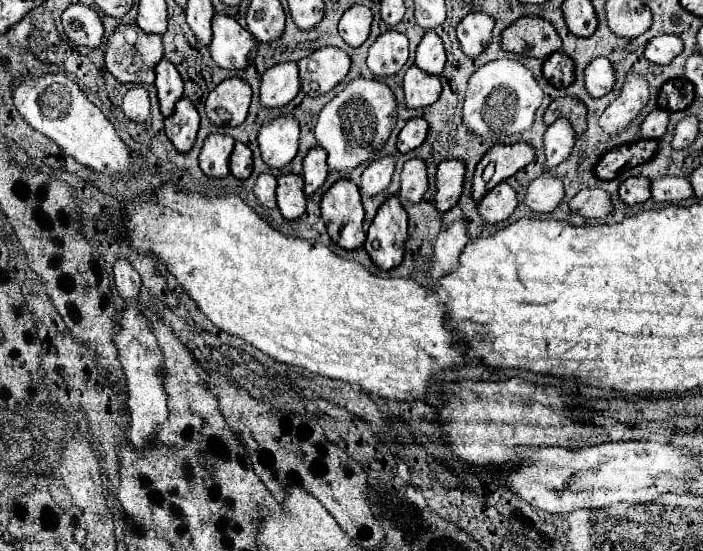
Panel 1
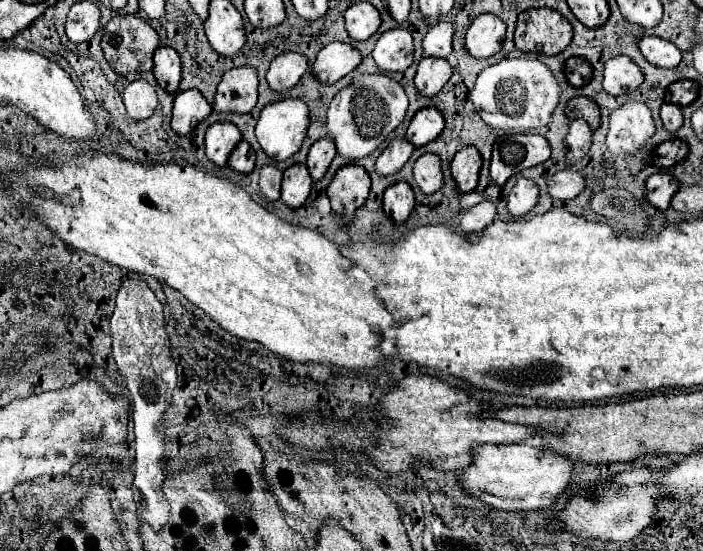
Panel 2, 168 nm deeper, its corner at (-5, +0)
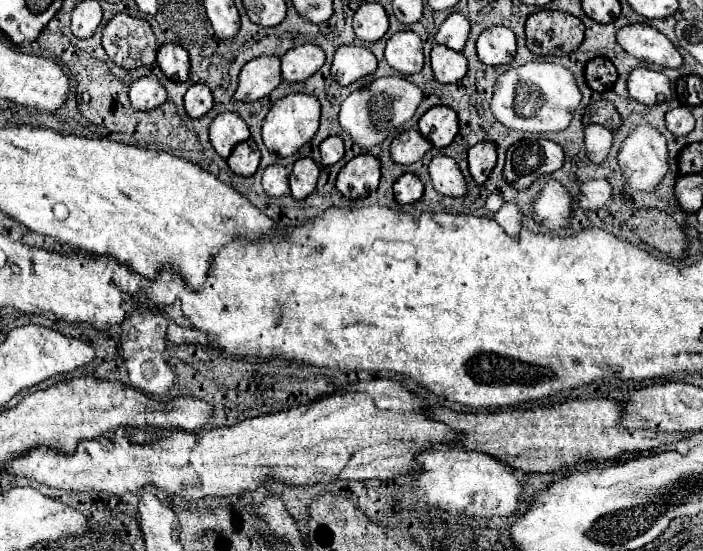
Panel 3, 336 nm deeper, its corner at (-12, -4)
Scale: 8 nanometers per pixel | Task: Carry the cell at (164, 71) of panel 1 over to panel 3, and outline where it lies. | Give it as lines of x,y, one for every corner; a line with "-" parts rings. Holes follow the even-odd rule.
164,44
156,54
156,62
160,70
174,82
186,82
190,72
188,52
178,44

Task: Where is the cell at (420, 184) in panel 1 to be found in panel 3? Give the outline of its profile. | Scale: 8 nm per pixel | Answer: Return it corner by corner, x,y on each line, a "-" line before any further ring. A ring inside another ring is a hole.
434,156
430,162
430,178
434,188
446,196
466,196
468,186
458,168
458,164
450,156

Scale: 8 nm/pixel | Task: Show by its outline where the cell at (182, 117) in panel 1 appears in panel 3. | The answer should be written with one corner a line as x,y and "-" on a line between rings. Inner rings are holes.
206,84
190,86
188,92
184,94
184,104
186,104
186,112
190,118
202,118
214,106
210,88

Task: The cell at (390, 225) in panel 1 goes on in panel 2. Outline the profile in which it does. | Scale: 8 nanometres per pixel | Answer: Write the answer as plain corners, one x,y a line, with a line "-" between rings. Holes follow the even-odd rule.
397,182
385,190
383,210
395,224
403,224
411,216
413,206
415,206
415,196
407,182

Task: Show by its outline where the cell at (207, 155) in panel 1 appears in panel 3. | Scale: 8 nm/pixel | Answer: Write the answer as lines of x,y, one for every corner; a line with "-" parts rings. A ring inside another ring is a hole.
232,112
218,114
214,118
214,122
210,124
210,142
224,160
230,156
230,152
234,150
236,144
240,144
248,138
250,138
250,132
248,132
246,122

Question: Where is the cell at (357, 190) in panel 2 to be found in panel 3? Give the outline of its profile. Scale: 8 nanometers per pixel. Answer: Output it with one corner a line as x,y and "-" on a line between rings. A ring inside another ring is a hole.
372,154
354,156
338,174
336,188
346,198
362,198
376,190
380,180
380,160

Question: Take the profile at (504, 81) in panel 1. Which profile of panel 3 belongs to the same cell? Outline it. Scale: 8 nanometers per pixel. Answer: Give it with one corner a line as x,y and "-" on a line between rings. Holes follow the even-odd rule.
528,62
504,72
494,86
492,112
506,128
522,132
560,132
568,128
582,94
576,86
574,74
554,62

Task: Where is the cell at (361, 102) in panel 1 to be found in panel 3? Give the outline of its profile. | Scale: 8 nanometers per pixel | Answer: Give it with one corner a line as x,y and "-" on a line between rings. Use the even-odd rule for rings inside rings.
402,76
378,78
368,88
352,92
342,102
340,124
362,150
370,150
372,146
380,144
392,130
396,130
398,126
408,122
414,116
416,106
420,102
422,102
420,88
412,82
408,82
406,78
402,78

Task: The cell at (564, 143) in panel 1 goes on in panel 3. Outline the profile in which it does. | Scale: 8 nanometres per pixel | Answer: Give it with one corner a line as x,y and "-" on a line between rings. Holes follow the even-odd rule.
590,124
590,126
586,126
584,132
586,132
584,144
586,144
586,152
588,152
590,160
594,164
602,164
612,148
612,140
614,140
612,130
608,130
600,124

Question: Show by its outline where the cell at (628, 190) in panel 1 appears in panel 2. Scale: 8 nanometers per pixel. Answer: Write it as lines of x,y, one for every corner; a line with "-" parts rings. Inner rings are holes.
657,172
653,176
649,176
649,180
645,182
645,196
647,200
655,206
655,208
669,208
671,196
677,192
679,184
671,174
665,172

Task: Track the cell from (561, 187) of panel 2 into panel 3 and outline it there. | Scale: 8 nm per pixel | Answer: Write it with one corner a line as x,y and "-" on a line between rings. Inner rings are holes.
604,178
590,180
590,182
584,182
580,186
578,204
584,210
600,210
610,200
612,200
612,186

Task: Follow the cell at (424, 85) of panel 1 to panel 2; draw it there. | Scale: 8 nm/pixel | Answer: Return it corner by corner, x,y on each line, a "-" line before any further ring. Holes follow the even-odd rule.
423,58
419,62
417,74
415,74
415,88
419,90
419,94
433,98
437,96
443,86
447,84
447,80
451,78
451,64
443,58

